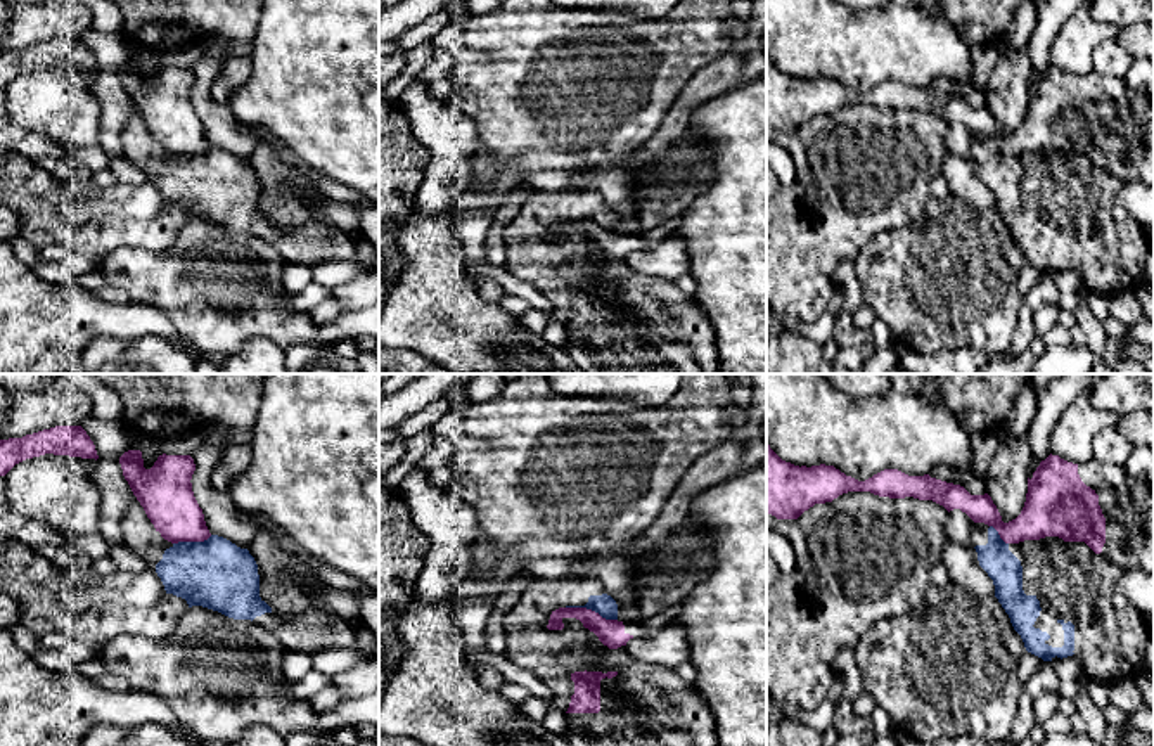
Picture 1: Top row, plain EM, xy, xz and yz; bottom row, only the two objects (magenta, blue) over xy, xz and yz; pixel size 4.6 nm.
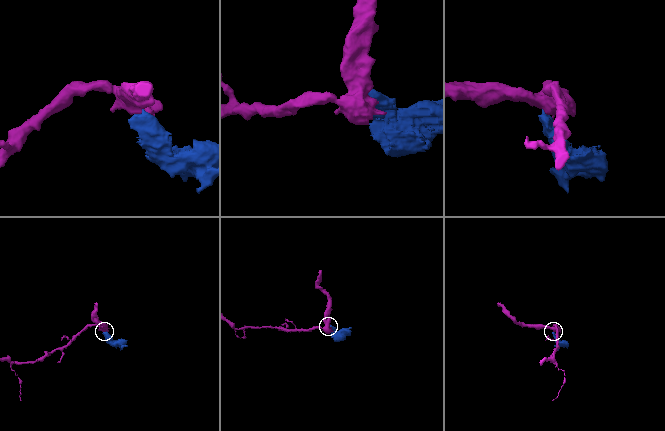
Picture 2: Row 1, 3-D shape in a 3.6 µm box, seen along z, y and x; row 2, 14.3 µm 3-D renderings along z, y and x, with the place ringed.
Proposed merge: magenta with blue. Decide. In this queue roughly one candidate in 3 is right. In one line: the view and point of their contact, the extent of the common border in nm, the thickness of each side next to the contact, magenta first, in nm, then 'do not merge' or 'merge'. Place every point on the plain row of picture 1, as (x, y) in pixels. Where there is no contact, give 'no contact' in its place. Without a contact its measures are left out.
xz (590, 222) | 240 nm | 130/100 nm | do not merge

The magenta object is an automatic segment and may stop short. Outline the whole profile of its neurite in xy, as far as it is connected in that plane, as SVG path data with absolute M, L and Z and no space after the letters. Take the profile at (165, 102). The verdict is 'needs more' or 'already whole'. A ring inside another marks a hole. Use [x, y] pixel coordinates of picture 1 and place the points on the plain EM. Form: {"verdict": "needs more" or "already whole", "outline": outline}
{"verdict": "already whole", "outline": "M128 62L119 76L133 107L164 152L204 154L211 149L192 104L196 76L190 68L163 66L145 81L142 64Z"}

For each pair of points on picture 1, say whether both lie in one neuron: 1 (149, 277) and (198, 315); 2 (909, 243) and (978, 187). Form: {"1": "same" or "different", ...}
{"1": "same", "2": "different"}

